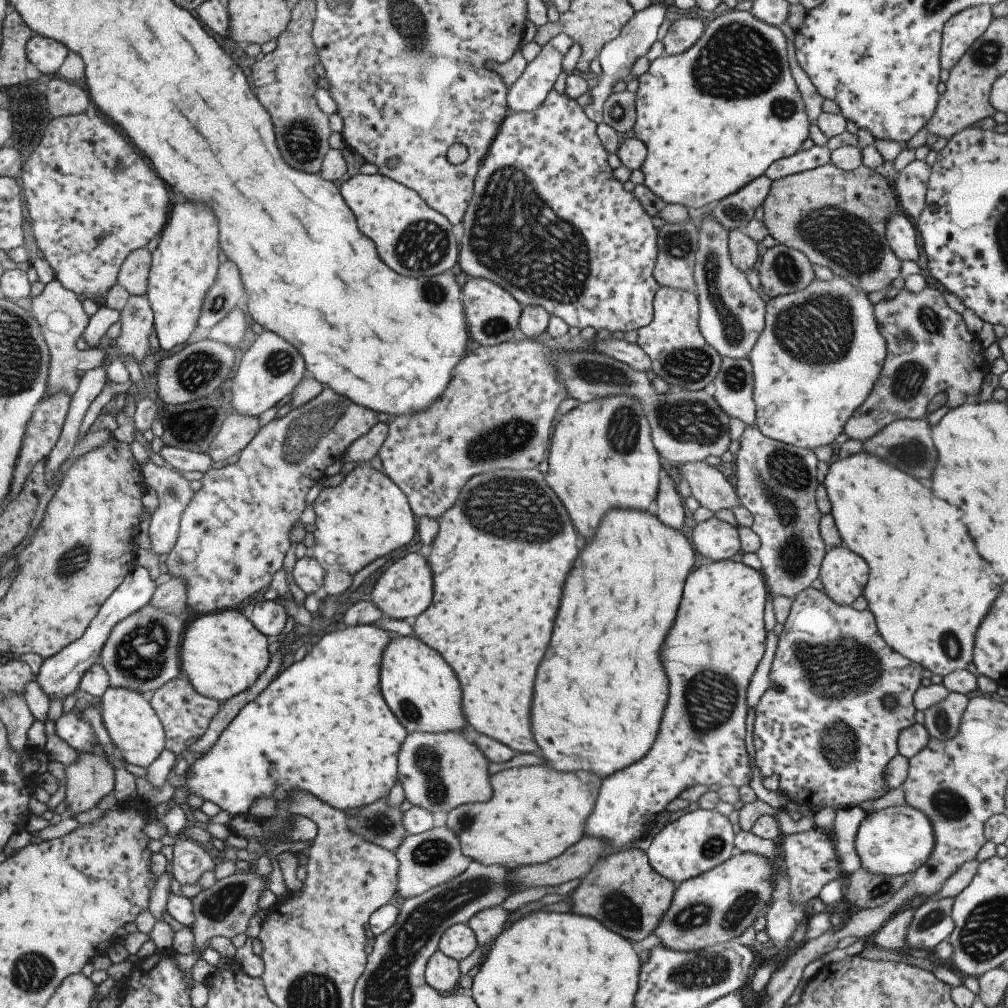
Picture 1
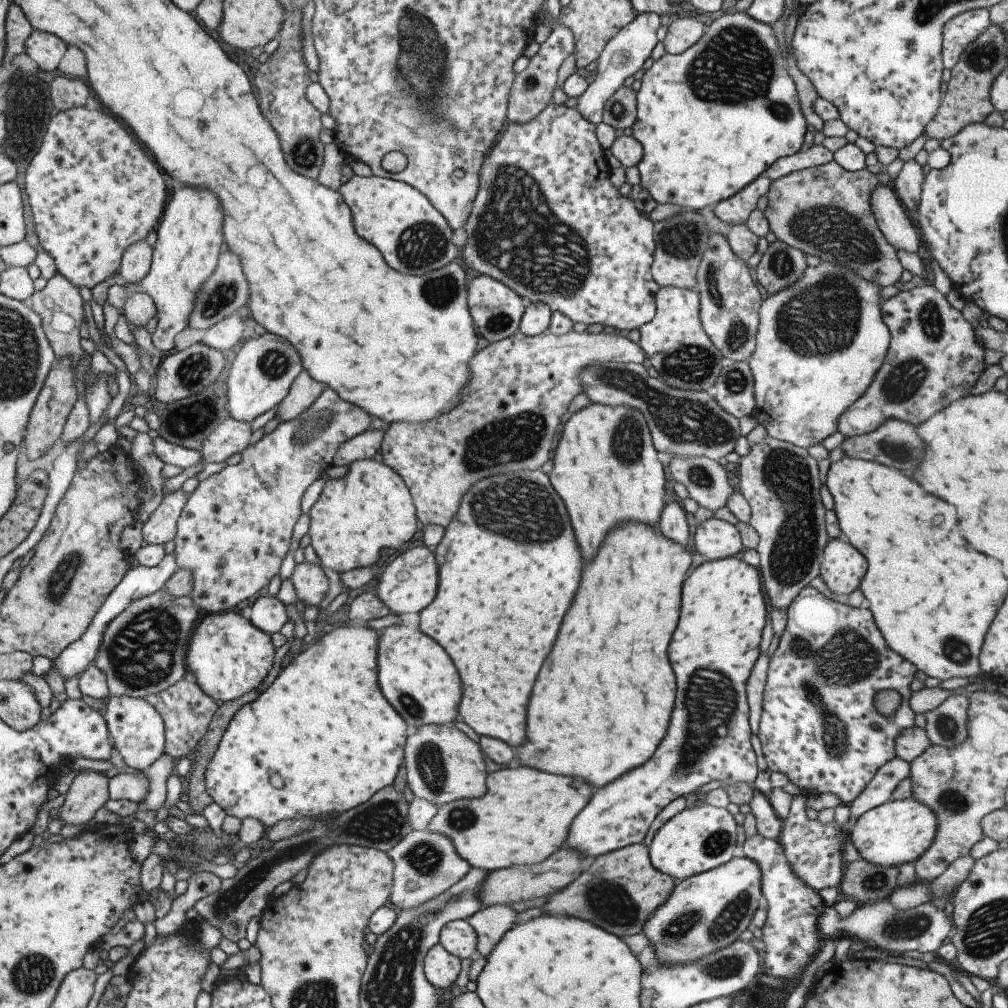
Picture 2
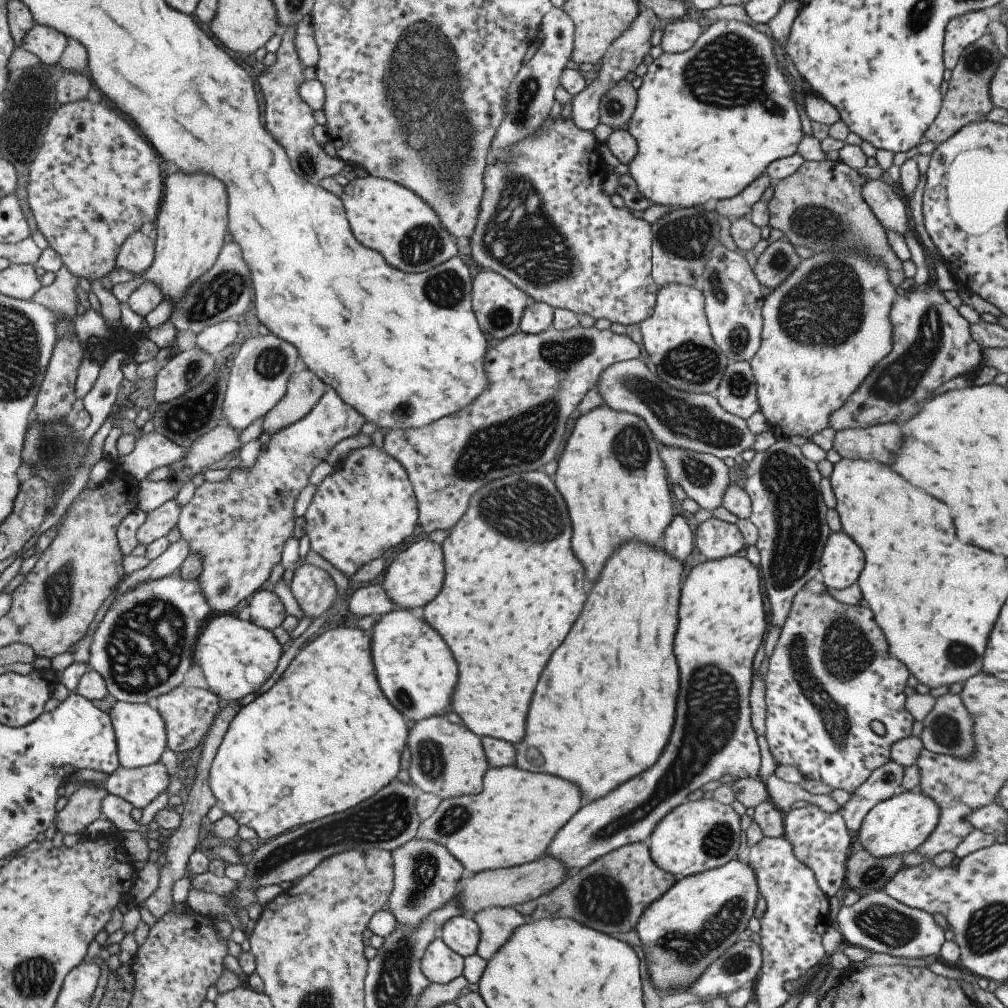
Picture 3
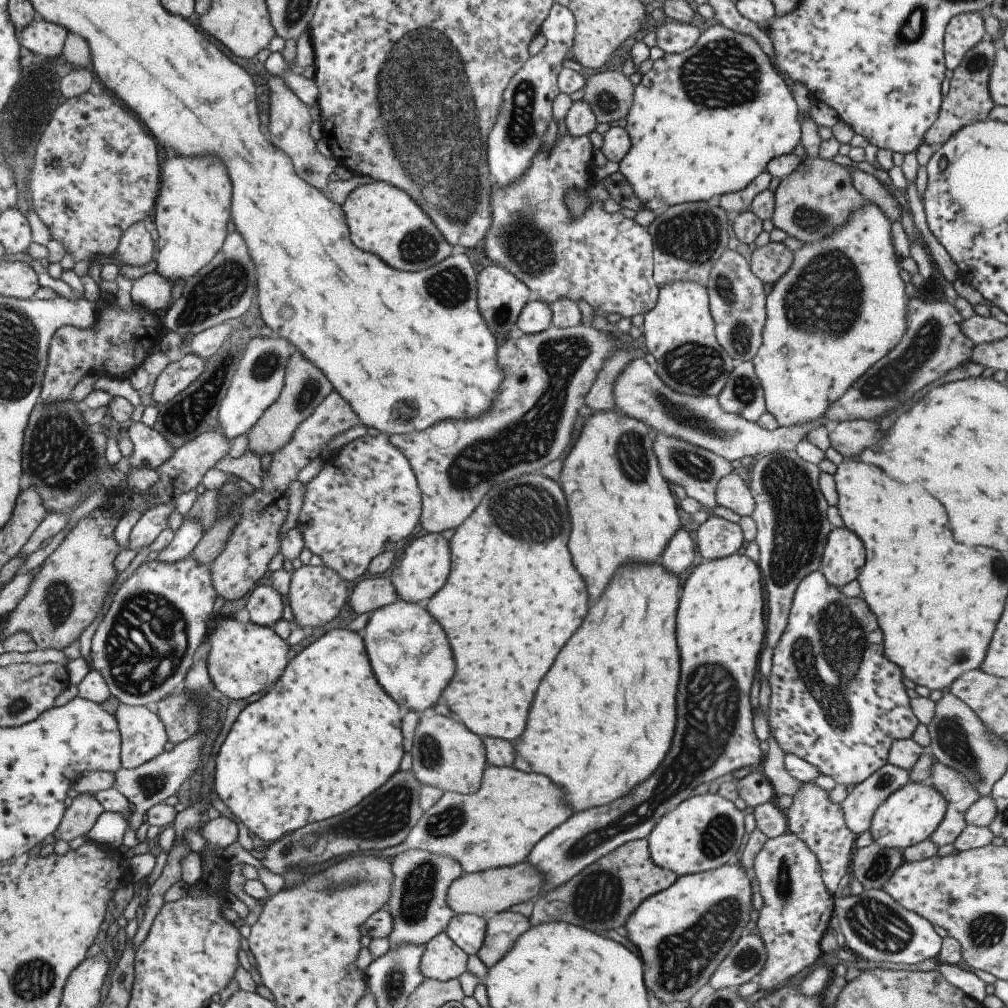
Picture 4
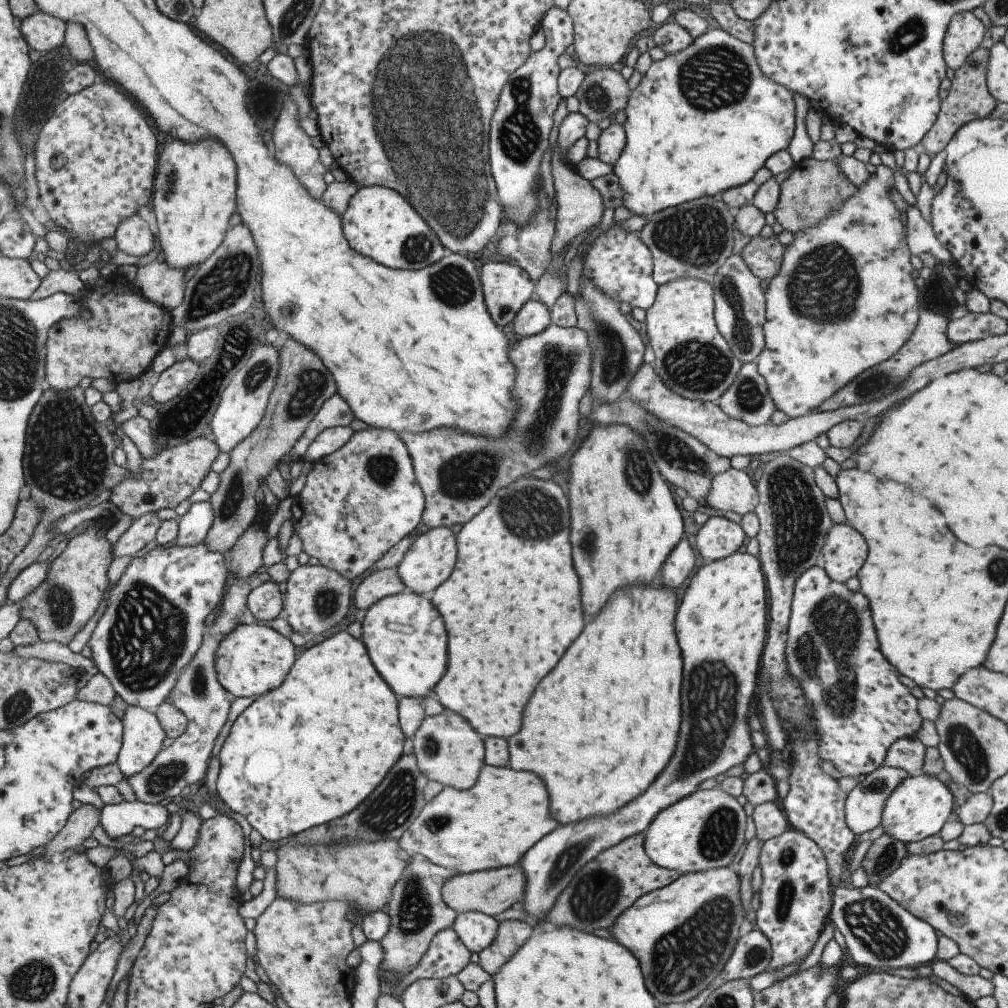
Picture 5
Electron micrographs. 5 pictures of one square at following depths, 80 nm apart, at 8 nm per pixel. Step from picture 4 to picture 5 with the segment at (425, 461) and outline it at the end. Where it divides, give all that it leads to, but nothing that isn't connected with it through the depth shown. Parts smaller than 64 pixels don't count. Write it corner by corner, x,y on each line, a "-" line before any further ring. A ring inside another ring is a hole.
550,324
533,336
513,342
506,355
508,362
514,366
510,396
518,407
505,436
487,438
453,428
399,434
424,496
420,521
427,528
450,528
466,523
499,488
506,487
535,468
541,468
549,460
563,456
575,442
580,421
577,404
590,385
592,350
586,332
577,325
558,327

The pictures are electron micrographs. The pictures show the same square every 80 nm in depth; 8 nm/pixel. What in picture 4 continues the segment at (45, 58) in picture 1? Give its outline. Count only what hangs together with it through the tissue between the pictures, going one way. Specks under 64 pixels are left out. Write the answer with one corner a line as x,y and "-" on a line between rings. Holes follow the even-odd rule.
34,18
21,32
18,32
16,39
25,52
55,58
61,52
65,36
67,36
65,28

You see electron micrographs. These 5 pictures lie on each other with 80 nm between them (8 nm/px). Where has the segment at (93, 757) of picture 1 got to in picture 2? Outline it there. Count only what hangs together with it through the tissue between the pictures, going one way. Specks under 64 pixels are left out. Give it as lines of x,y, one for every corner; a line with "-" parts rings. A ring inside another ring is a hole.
79,769
64,794
57,819
63,824
83,824
108,800
108,778
99,771

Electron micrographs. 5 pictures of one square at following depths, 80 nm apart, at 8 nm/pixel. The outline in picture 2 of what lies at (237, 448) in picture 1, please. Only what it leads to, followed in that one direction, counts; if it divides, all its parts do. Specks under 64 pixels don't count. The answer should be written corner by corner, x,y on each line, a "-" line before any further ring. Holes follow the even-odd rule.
227,417
207,438
204,438
199,452
202,462
223,462
231,454
239,454
249,445
251,422
239,422

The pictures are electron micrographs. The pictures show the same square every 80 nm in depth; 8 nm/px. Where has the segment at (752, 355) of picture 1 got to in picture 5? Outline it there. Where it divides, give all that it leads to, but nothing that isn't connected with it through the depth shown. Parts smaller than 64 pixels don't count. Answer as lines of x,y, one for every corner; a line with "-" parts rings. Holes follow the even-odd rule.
877,166
877,171
869,174
867,182
862,184
852,197
843,201
827,217
816,223
814,227
805,231
793,233
794,240
789,246
784,246
780,270
769,281
767,291
764,293
764,323
762,333
764,336
763,348
755,358
757,372
765,380
769,398
774,404
774,408
780,410
787,419
802,417
807,413
817,409
824,400
827,400
834,392
844,387
851,379
860,375
865,369
875,366
877,363
889,358
901,344
909,338
911,332
916,327
918,319
917,288
911,278
913,268
909,264
910,252
906,245
905,229
901,226
898,218
899,211
895,210
887,192
893,188
893,170
886,166

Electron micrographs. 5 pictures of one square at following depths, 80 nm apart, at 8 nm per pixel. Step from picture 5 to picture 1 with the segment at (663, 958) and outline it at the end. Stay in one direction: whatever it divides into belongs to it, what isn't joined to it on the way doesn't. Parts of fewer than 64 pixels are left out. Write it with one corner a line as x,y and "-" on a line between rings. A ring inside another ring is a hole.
742,852
731,856
722,864
711,868
700,876
676,884
669,908
663,912
659,924
651,934
657,936
659,944
673,952
699,952
713,944
723,944
739,937
761,914
761,910
773,900
773,866
759,854

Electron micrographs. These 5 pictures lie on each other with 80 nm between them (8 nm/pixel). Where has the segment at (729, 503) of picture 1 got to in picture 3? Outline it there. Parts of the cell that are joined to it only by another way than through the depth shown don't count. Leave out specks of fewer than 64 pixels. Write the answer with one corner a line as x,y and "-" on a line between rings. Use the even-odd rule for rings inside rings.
659,445
658,455
665,472
672,482
678,484
686,493
687,498
697,503
699,508
713,510
720,506
722,496
730,484
727,466
716,456
695,451
684,451
675,447

